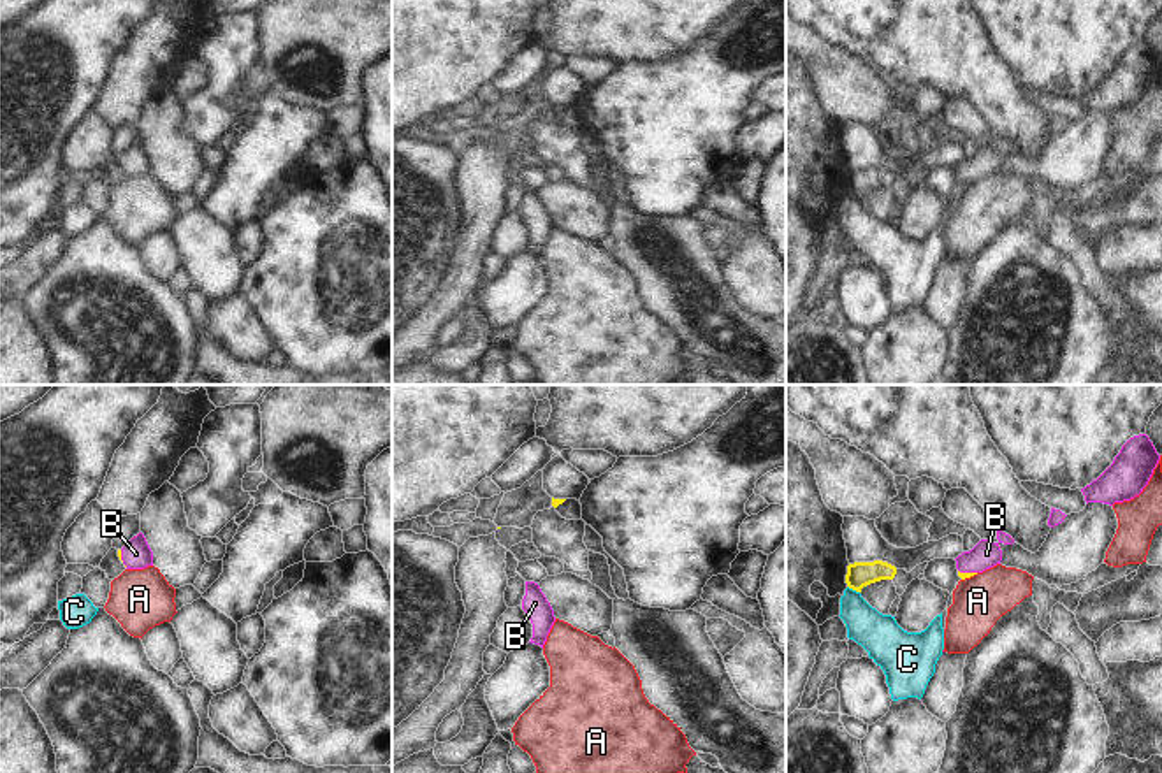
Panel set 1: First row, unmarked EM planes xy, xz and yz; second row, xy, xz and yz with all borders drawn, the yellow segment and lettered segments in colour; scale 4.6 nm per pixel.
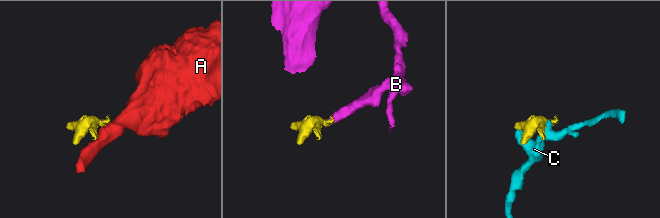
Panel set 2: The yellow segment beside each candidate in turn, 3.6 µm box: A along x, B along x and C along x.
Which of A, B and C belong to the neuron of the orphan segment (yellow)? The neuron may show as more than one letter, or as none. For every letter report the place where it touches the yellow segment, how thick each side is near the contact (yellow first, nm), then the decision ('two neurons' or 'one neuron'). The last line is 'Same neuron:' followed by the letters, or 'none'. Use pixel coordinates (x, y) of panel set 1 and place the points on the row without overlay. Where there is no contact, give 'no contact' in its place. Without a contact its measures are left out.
A: contact yz (969, 183); calibres 30 and 240 nm; two neurons
B: contact yz (967, 180); calibres 30 and 130 nm; one neuron
C: contact yz (853, 195); calibres 120 and 190 nm; two neurons
Same neuron: B

